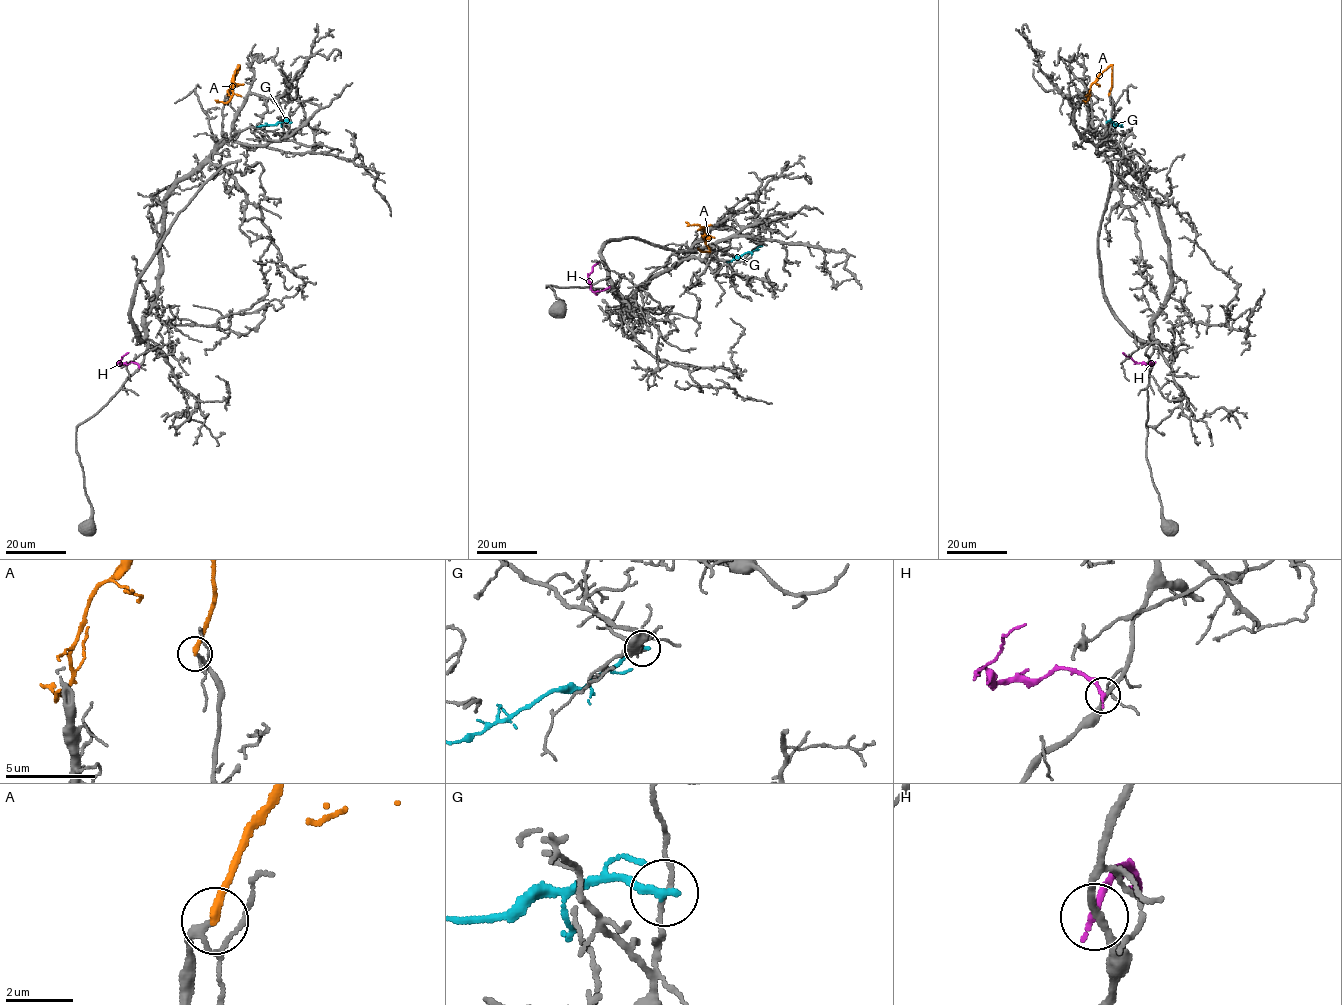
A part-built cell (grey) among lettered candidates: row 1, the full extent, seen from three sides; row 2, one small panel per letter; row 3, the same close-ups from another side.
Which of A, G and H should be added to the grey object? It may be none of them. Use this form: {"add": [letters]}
{"add": ["A"]}

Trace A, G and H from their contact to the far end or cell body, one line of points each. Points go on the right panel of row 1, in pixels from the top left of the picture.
A: (1108, 95), (1111, 66), (1091, 86), (1085, 101), (1082, 100)
G: (1106, 122), (1122, 126)
H: (1148, 366), (1151, 362), (1135, 362), (1123, 353)

